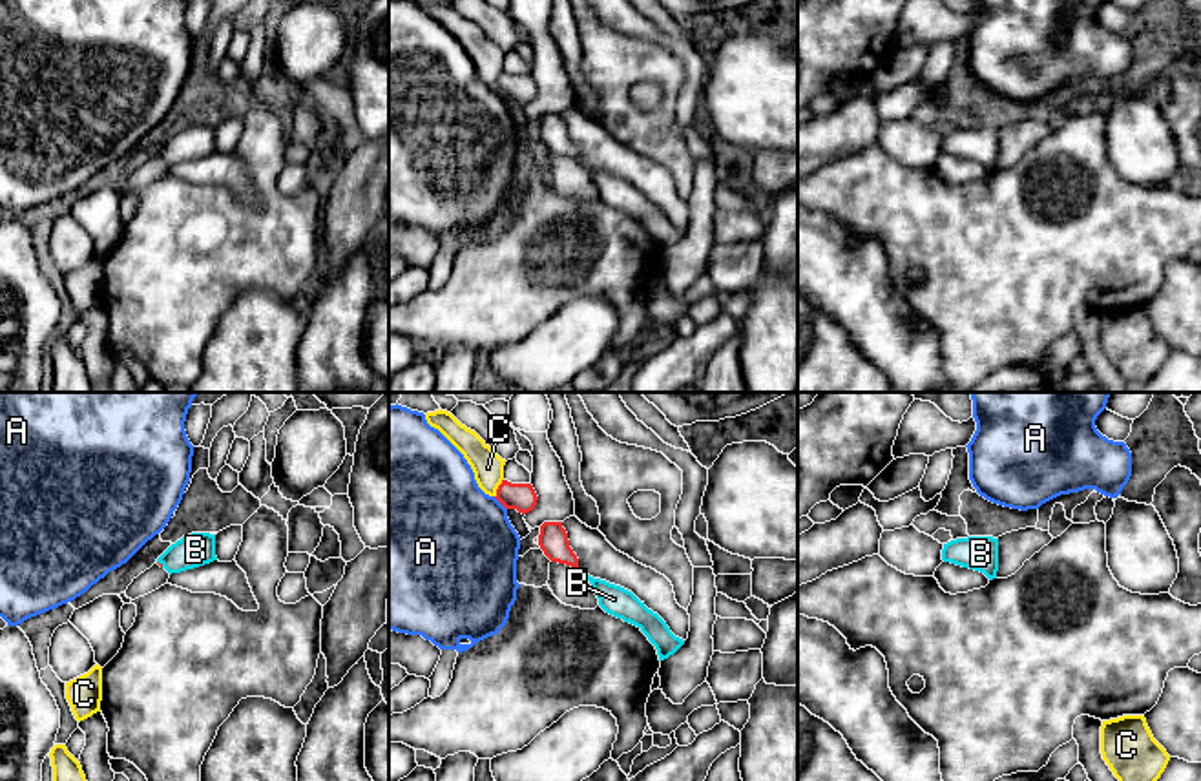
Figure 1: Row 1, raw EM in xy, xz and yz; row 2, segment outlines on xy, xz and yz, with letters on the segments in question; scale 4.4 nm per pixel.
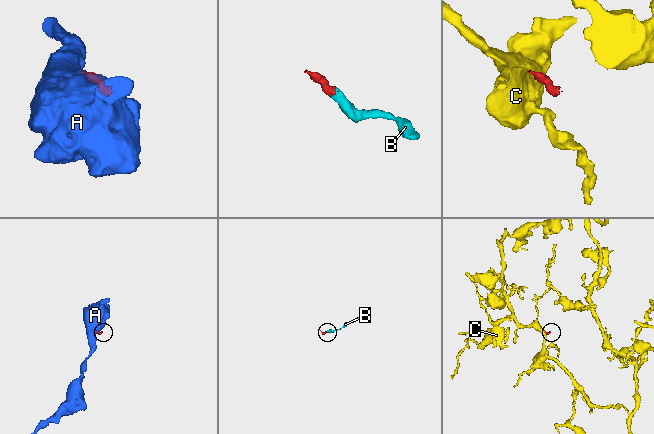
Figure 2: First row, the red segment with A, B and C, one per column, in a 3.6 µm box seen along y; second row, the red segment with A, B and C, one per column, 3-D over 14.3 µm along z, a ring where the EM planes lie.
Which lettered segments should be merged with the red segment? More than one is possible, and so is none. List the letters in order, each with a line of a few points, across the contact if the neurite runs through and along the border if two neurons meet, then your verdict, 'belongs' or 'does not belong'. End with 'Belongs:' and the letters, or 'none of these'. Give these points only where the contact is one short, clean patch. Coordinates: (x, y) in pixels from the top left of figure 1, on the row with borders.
A: line xz (493, 497), (506, 510); does not belong
B: line xy (157, 562), (161, 564), (196, 550); belongs
C: line xz (502, 479), (495, 497); does not belong
Belongs: B

